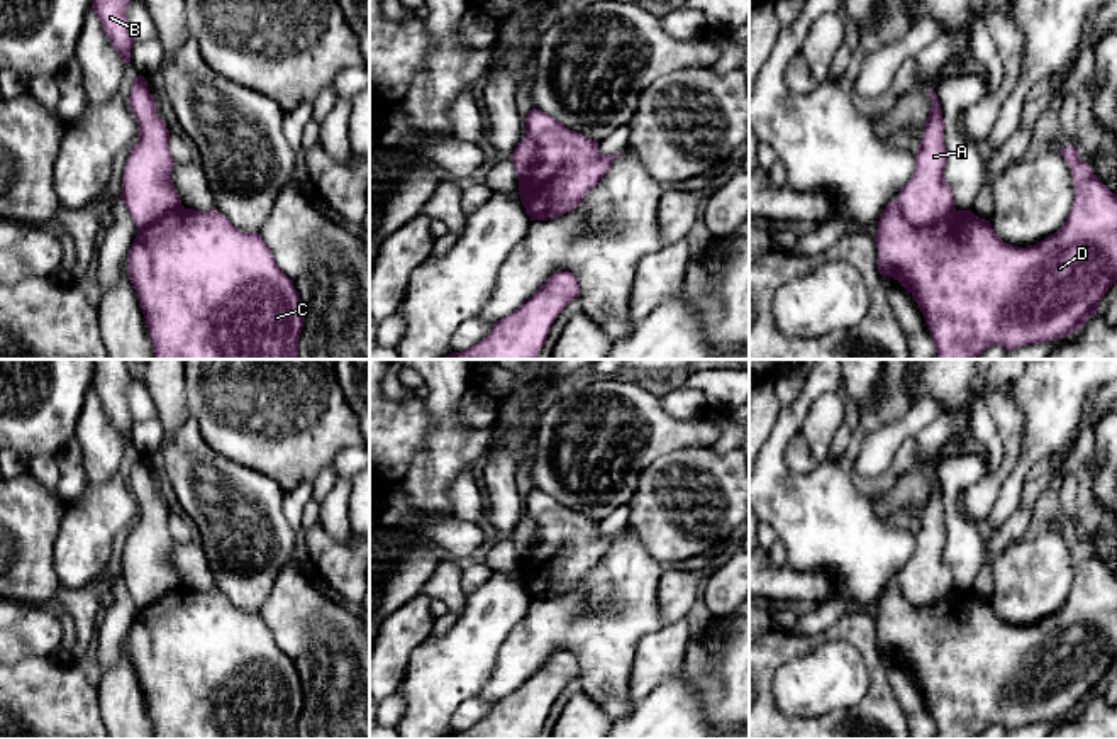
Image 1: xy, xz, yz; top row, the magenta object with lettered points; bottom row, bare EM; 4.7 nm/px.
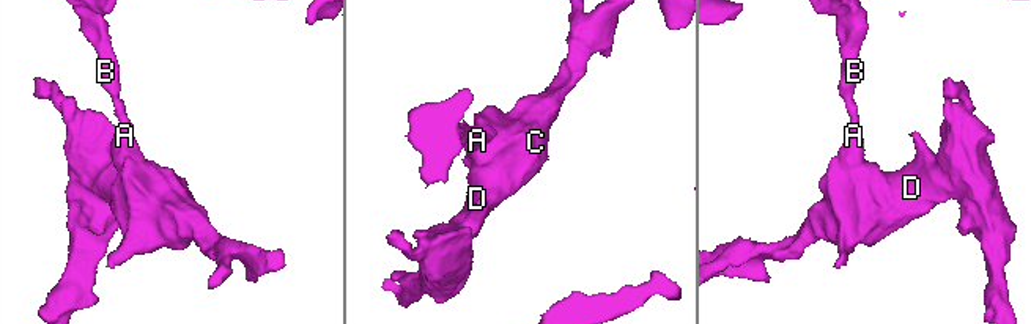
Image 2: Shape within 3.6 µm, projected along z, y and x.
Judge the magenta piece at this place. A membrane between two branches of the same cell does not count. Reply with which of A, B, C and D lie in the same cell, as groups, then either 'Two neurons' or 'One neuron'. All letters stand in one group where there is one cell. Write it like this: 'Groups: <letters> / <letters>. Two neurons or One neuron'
Groups: A B / C D. Two neurons

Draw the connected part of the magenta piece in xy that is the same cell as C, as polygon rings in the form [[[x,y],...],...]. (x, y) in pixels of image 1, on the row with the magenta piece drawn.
[[[176,208],[137,231],[127,253],[127,275],[137,293],[154,359],[298,359],[305,322],[302,300],[256,232],[242,232],[217,210]]]

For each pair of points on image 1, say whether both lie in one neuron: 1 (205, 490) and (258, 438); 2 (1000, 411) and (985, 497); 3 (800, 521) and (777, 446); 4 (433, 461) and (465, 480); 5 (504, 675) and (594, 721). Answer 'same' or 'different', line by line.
1: different
2: same
3: same
4: different
5: different

